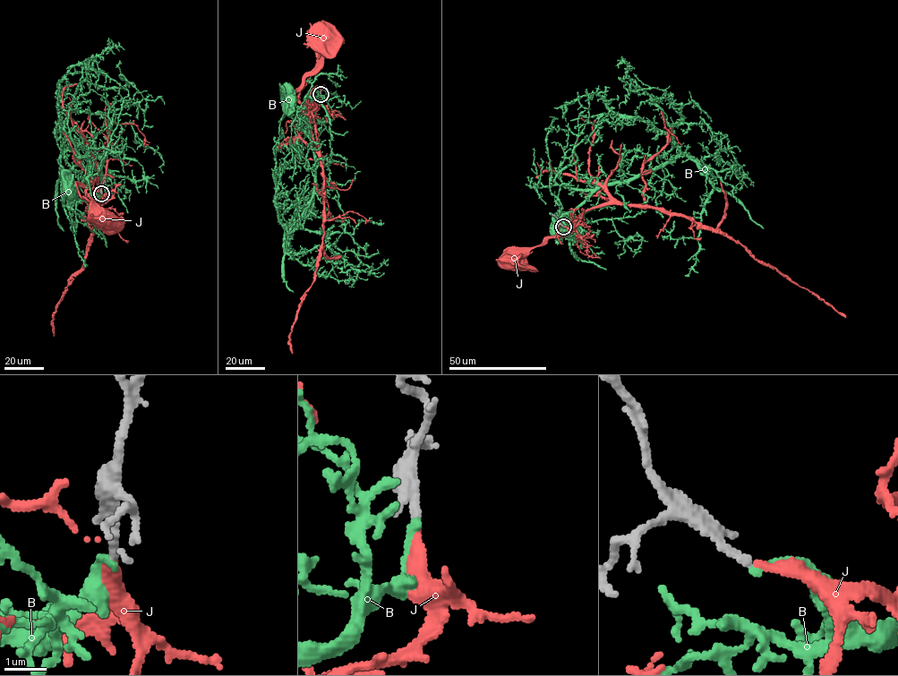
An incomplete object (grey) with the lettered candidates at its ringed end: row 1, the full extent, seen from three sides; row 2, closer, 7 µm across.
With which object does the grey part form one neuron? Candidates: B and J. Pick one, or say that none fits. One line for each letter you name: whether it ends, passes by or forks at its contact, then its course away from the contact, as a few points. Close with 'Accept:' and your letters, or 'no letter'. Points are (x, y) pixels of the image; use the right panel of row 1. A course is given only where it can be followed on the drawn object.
J: it ends there; it runs (564, 226), (572, 228), (575, 222), (563, 223), (554, 235), (538, 245), (521, 248), (508, 260)
Accept: J

